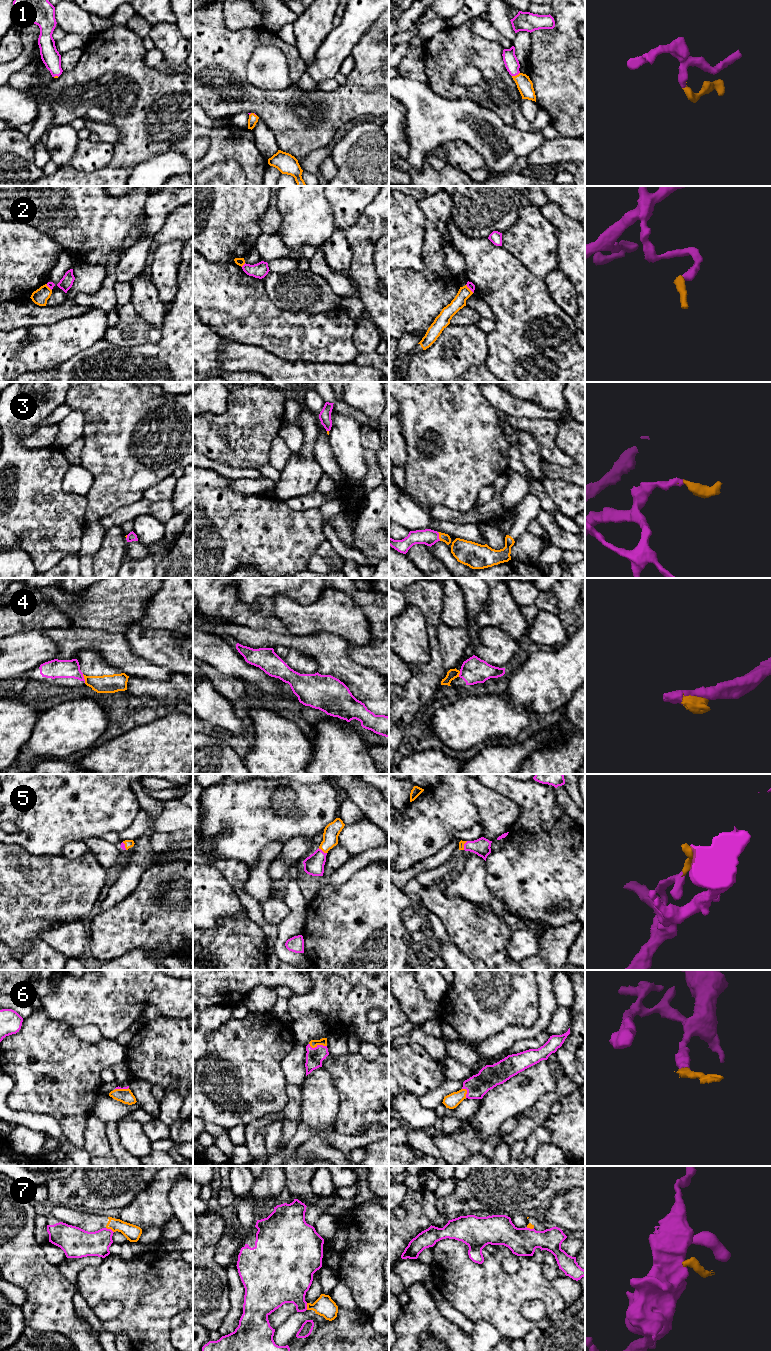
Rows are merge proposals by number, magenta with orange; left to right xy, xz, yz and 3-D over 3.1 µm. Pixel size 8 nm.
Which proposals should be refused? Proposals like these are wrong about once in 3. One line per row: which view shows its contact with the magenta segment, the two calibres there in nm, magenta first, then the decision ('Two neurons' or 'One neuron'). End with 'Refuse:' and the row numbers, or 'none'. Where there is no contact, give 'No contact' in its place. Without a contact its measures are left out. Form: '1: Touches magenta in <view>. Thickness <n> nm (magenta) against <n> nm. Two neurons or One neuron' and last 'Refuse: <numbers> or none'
1: Touches magenta in yz. Thickness 120 nm (magenta) against 130 nm. One neuron
2: Touches magenta in yz. Thickness 60 nm (magenta) against 100 nm. Two neurons
3: Touches magenta in yz. Thickness 130 nm (magenta) against 70 nm. One neuron
4: Touches magenta in xy. Thickness 150 nm (magenta) against 140 nm. Two neurons
5: Touches magenta in xz. Thickness 160 nm (magenta) against 130 nm. One neuron
6: Touches magenta in xz. Thickness 140 nm (magenta) against 60 nm. One neuron
7: Touches magenta in xy. Thickness 200 nm (magenta) against 130 nm. Two neurons
Refuse: 2, 4, 7

